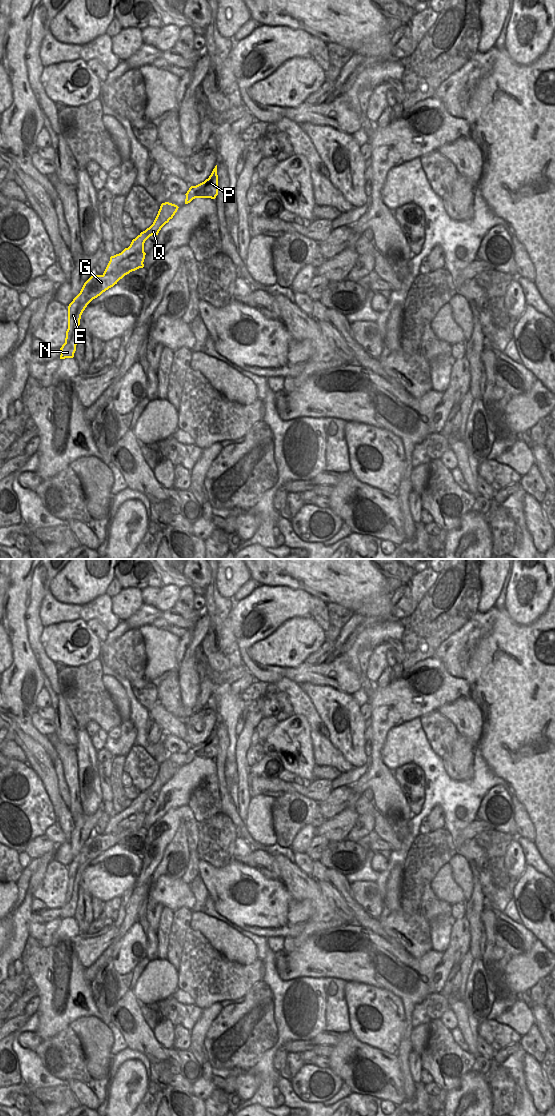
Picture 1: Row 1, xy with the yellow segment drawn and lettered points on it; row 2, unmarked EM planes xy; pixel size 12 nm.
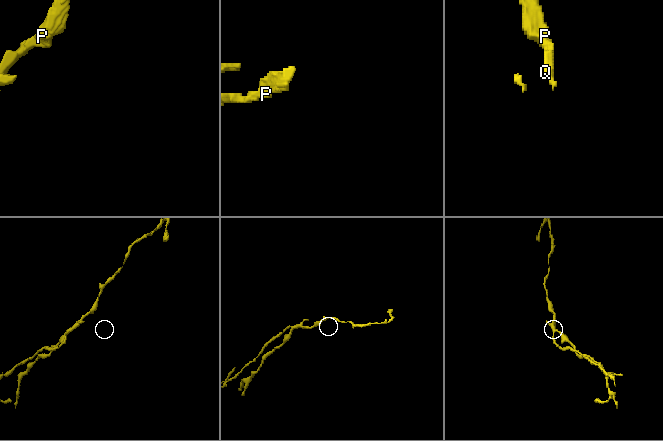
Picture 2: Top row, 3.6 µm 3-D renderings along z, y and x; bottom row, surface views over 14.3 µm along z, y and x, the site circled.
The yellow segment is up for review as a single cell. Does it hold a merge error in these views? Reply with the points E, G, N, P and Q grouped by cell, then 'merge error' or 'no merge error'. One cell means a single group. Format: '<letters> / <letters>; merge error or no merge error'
E G N / P Q; merge error

